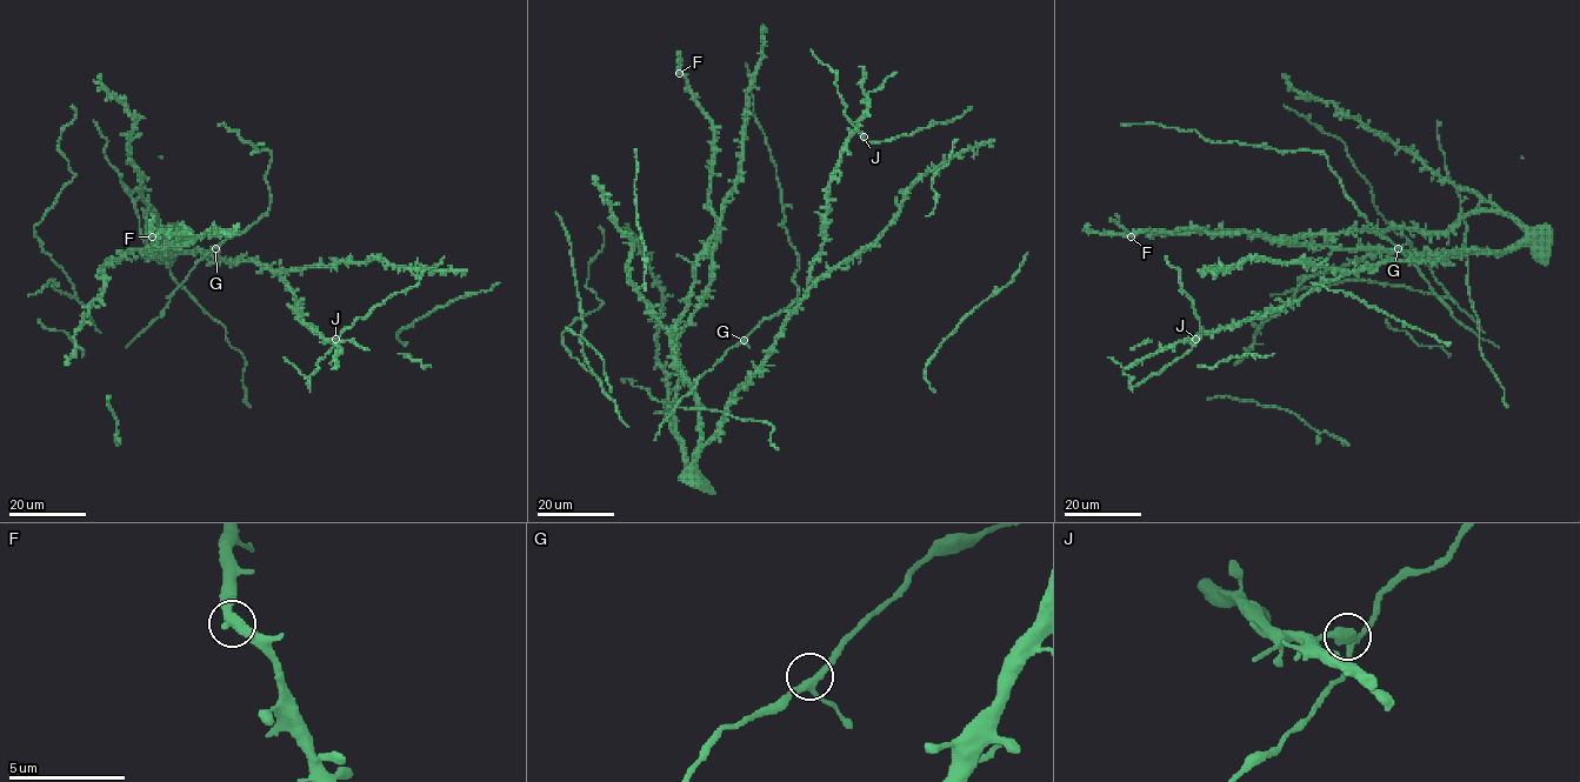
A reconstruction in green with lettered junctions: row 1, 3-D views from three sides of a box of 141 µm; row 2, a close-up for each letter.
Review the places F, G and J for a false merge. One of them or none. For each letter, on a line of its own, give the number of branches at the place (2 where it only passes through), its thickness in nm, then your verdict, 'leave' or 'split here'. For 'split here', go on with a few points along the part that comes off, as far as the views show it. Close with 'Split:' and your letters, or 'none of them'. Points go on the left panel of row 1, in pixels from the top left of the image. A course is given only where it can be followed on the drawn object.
F: branches 3; calibre 320 nm; leave
G: branches 3; calibre 280 nm; leave
J: branches 3; calibre 360 nm; split here
Split: J

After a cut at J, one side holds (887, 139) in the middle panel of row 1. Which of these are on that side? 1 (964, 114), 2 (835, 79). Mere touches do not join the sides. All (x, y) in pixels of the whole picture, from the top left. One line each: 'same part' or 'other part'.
1: same part
2: same part

